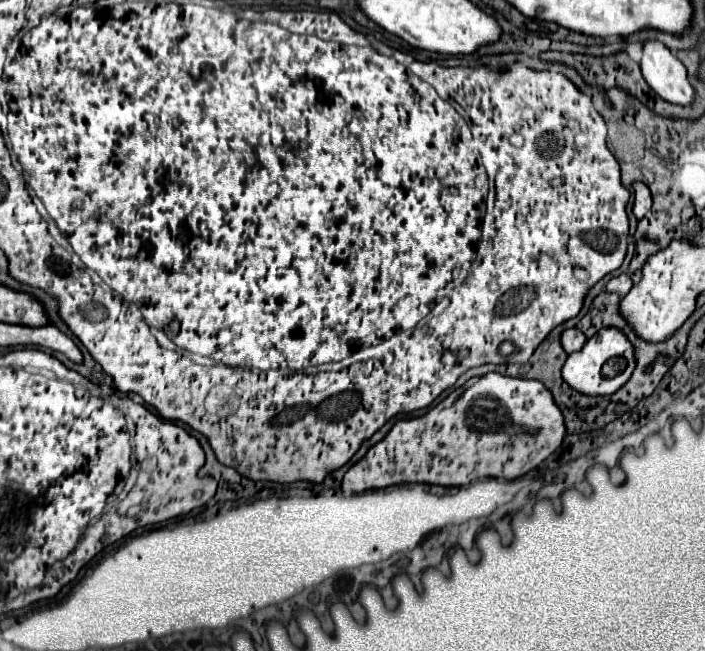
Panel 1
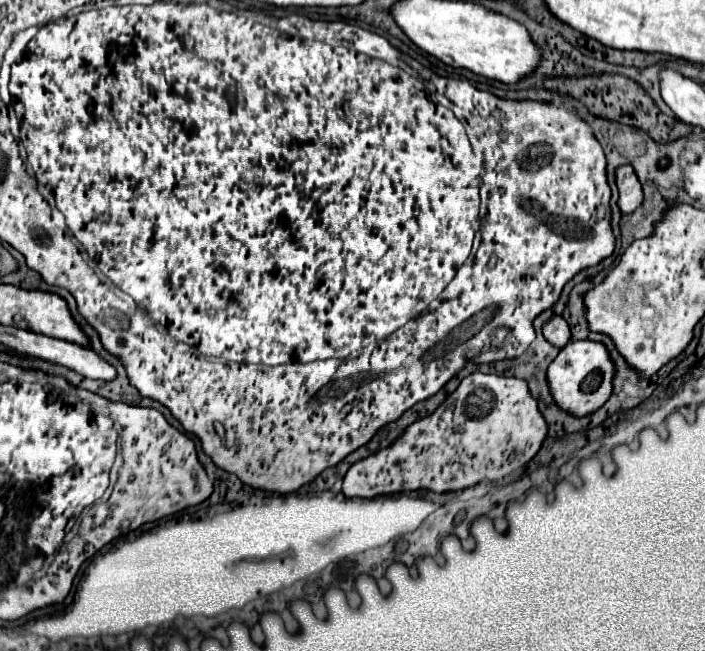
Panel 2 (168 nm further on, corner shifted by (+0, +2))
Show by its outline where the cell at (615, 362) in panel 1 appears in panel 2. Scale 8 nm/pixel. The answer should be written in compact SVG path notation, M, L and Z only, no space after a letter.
M570 341L548 367L548 389L564 413L572 417L586 417L600 409L612 395L614 365L602 343L596 341Z

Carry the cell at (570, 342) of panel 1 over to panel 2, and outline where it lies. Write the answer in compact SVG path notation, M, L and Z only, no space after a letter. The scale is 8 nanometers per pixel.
M552 317L544 327L542 327L542 335L548 343L556 345L556 347L564 347L570 341L570 327L562 317Z

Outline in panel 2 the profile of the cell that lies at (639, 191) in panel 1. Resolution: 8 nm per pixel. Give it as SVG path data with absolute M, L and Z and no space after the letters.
M622 165L616 169L616 185L618 185L618 207L622 213L632 213L642 205L642 185L632 165Z

